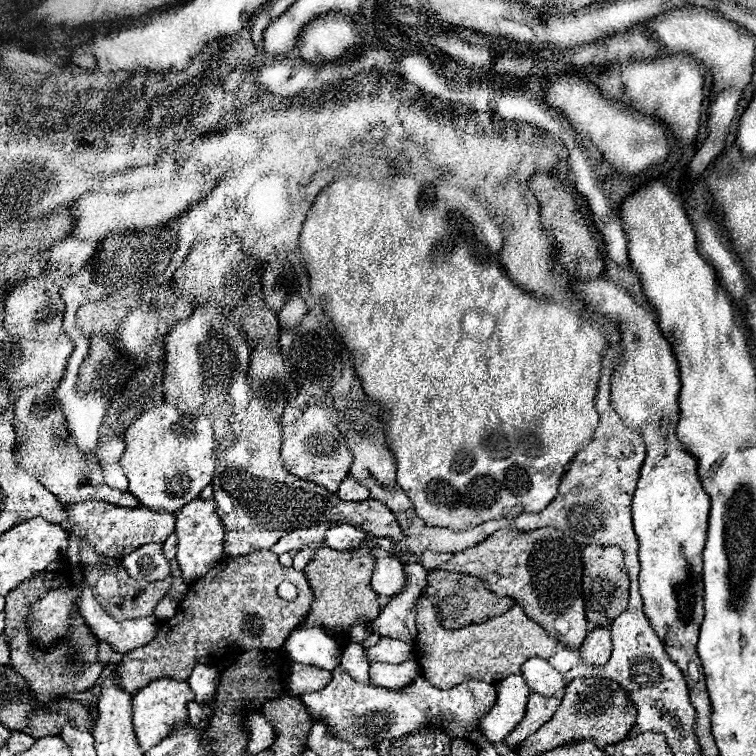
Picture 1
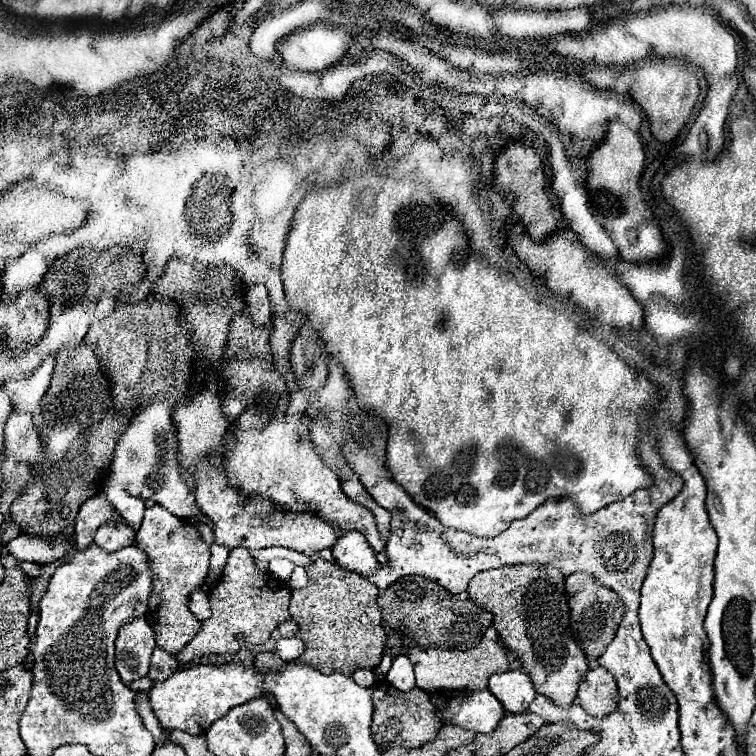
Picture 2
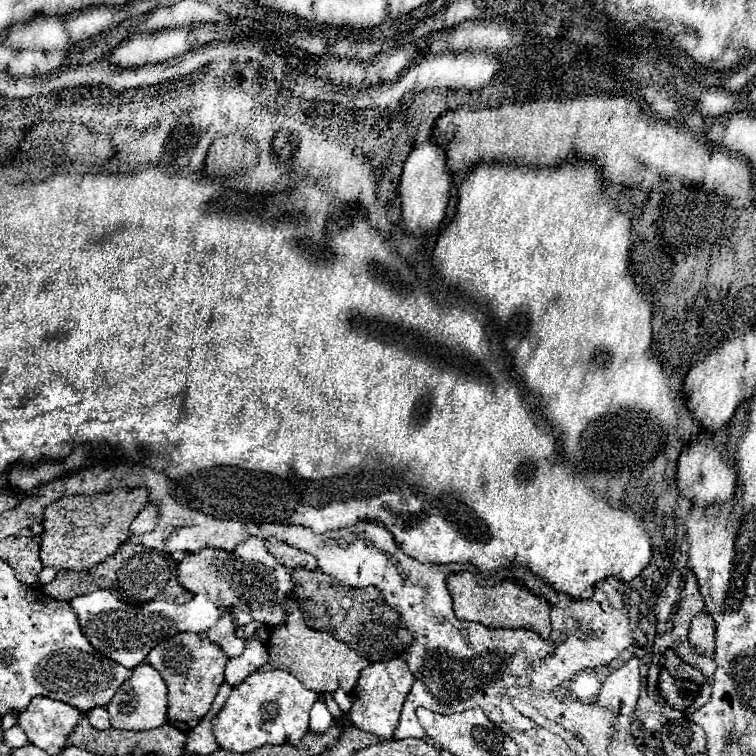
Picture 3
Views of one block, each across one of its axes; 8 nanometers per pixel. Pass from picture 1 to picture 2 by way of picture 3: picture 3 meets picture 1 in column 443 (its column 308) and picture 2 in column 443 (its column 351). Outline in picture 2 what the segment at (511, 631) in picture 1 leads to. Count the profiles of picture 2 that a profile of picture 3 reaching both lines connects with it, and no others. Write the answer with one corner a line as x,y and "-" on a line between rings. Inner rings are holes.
492,626
484,632
484,638
480,640
480,644
476,648
470,648
470,650
428,648
428,650
424,650
424,648
414,644
414,646
408,648
408,656
410,656
412,664
414,664
416,686
426,690
426,692
434,692
434,690
462,690
462,688
484,690
488,686
488,678
492,674
510,670
508,648
498,638
498,632

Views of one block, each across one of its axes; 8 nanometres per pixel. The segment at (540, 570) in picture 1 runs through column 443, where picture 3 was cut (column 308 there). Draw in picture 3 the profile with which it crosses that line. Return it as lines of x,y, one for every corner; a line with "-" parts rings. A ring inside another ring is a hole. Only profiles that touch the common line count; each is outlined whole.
266,538
264,540
266,544
266,550
282,564
286,564
286,568
316,568
318,566
318,560
304,552
304,550
298,550
286,542
280,542
276,538

